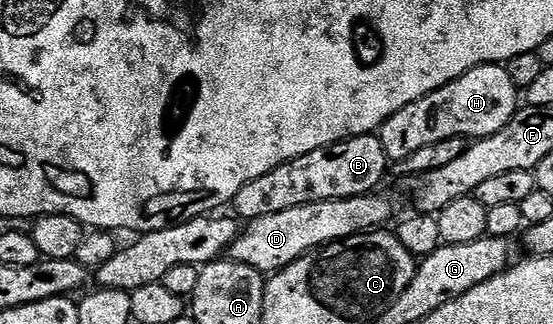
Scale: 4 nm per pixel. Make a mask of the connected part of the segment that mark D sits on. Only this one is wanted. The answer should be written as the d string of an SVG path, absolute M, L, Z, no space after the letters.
M377 196L307 203L299 207L287 207L287 211L275 211L275 215L263 215L263 219L250 221L242 228L235 243L228 249L228 260L247 263L261 274L272 275L312 249L354 237L357 233L380 230L384 226L381 224L392 215L393 205L387 198Z

